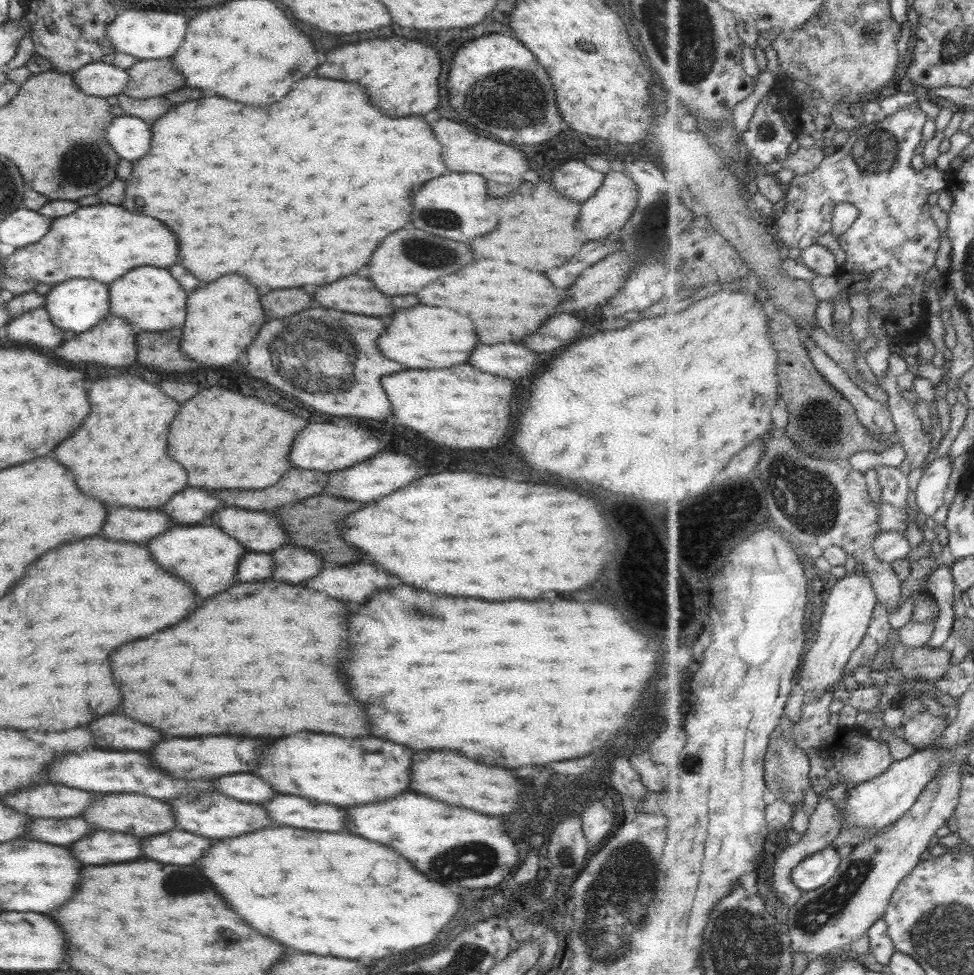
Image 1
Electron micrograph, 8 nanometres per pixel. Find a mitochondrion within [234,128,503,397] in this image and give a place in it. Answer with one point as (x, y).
(424, 254)

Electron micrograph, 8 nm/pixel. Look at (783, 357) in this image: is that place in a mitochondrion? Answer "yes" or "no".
no

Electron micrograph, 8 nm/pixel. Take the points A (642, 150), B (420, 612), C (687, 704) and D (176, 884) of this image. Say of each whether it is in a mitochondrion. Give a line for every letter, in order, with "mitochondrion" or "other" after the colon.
A: other
B: mitochondrion
C: other
D: mitochondrion

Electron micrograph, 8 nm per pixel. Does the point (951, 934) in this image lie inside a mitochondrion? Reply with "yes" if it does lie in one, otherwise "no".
yes

